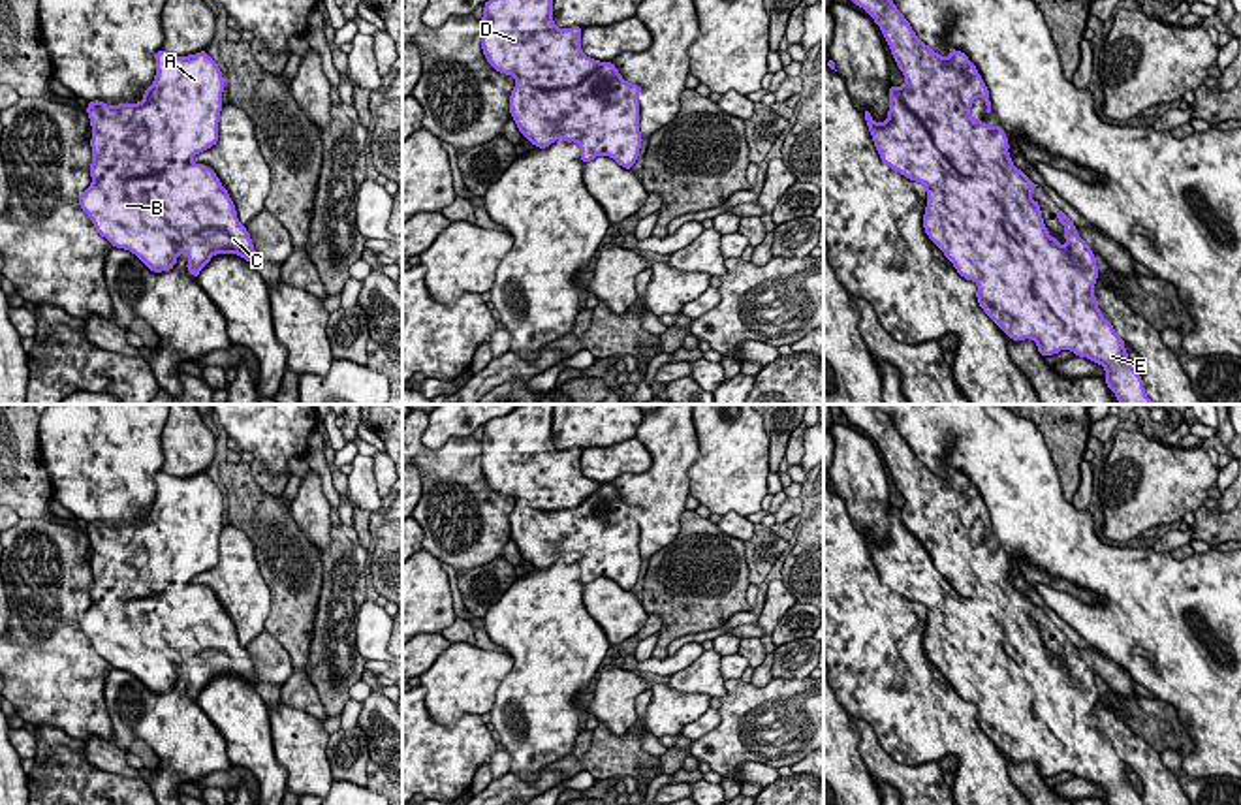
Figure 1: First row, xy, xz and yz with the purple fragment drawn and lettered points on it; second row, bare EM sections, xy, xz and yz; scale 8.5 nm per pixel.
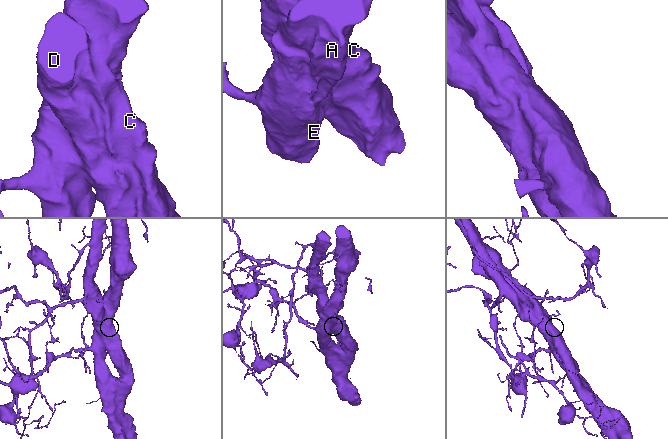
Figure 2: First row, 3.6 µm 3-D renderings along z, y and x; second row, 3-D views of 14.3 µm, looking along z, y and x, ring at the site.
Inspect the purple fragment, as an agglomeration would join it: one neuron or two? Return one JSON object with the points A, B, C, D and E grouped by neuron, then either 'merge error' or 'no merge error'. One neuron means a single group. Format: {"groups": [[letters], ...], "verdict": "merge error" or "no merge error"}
{"groups": [["A", "E"], ["B", "C", "D"]], "verdict": "merge error"}

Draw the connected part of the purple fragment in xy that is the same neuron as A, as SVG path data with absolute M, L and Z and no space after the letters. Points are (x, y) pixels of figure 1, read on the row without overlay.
M160 470L152 506L135 527L143 536L132 532L132 525L109 529L105 523L88 523L86 534L92 547L92 604L109 611L109 596L120 600L149 598L160 592L181 592L192 579L218 564L218 544L222 532L224 498L207 472L175 478Z

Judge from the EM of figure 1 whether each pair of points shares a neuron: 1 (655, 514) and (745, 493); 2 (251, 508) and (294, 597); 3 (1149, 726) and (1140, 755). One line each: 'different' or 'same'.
1: different
2: same
3: different

